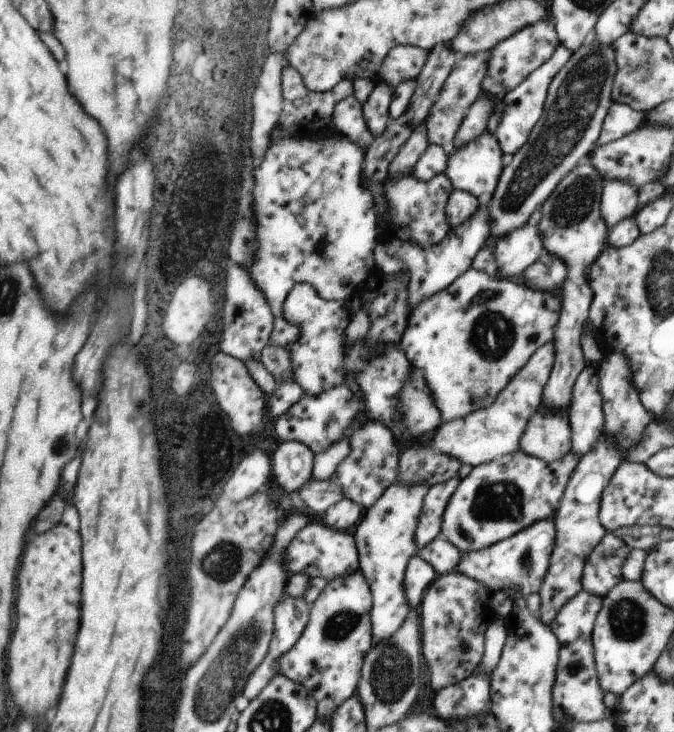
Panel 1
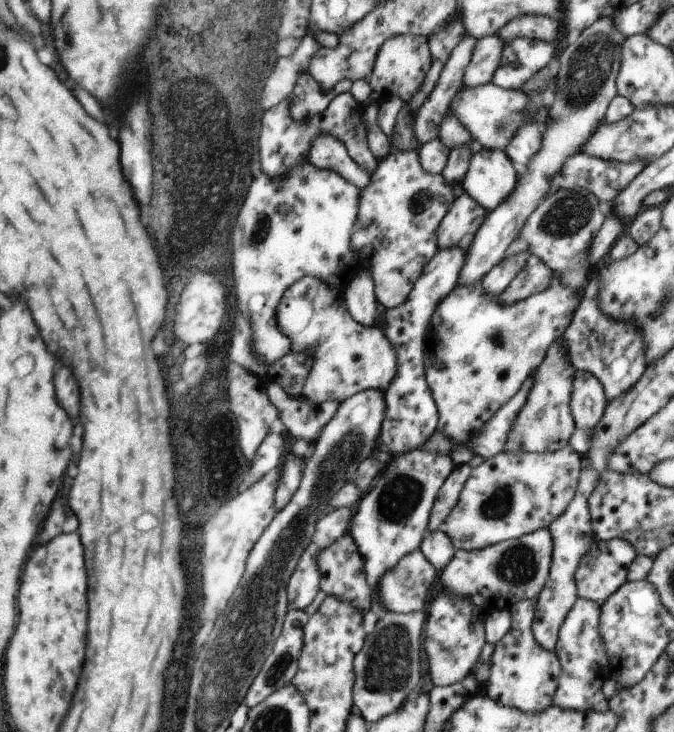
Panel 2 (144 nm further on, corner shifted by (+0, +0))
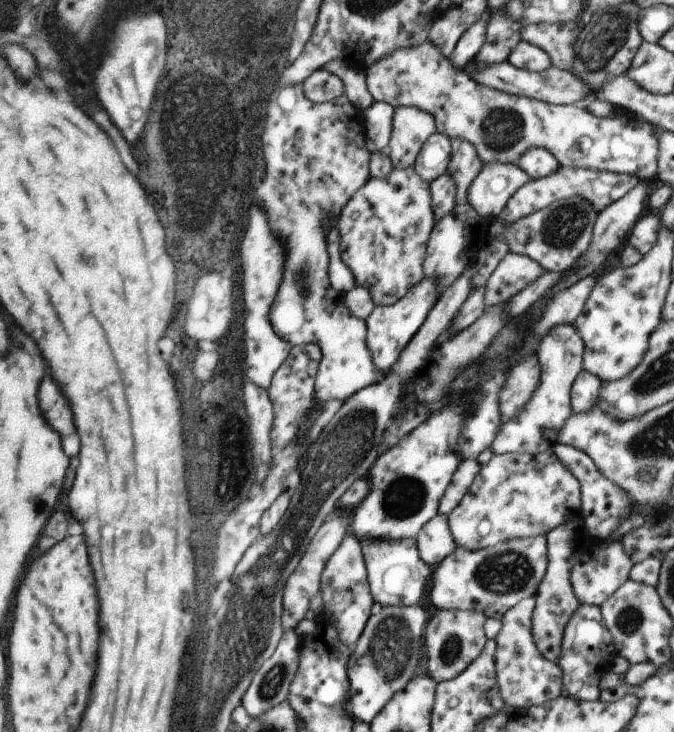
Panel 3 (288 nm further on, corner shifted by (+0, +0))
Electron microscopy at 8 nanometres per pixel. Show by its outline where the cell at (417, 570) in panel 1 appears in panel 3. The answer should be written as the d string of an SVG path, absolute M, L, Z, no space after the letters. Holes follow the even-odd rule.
M357 538L357 540L363 550L369 592L375 604L379 604L381 608L419 604L419 598L425 592L425 586L427 586L429 574L433 574L433 568L425 564L423 558L419 556L417 540L413 538L407 538L401 542L385 542L379 538Z

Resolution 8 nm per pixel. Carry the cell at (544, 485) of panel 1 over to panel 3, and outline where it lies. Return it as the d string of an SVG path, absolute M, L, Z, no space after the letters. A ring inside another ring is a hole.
M553 452L543 454L501 454L493 456L485 466L481 466L475 482L459 502L459 506L447 516L451 536L457 548L471 552L497 546L501 542L515 542L527 538L547 536L549 530L567 524L567 518L581 512L581 484L579 480L553 456Z

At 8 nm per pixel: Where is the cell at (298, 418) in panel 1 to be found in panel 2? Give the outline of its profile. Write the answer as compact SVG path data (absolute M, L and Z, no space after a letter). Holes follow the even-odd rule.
M273 380L265 384L265 396L273 406L277 406L277 416L285 426L287 436L291 436L291 440L307 440L309 444L317 442L323 426L329 424L337 412L339 402L313 404L307 398L287 396L283 388Z

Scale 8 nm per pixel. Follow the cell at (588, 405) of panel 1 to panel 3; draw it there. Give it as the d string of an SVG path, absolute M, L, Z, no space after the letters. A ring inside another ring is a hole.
M581 370L575 378L575 382L571 384L571 410L573 414L583 414L593 410L593 406L597 404L599 398L599 390L601 390L603 380L599 380L595 374Z

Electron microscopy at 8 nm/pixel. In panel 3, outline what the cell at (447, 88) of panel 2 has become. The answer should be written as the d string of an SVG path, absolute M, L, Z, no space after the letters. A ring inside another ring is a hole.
M479 20L461 34L459 42L455 44L455 50L449 56L449 60L453 62L455 68L465 70L465 64L471 62L475 58L475 54L481 50L481 46L487 40L487 36L485 36L487 34L487 24L489 24L487 20Z

